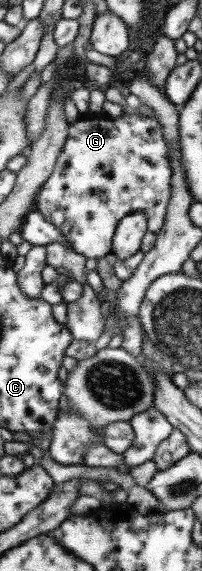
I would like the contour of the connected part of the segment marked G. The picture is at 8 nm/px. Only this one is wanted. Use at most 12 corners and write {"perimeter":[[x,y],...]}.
{"perimeter":[[160,120],[69,128],[36,210],[88,259],[143,212],[160,234],[172,164]]}

